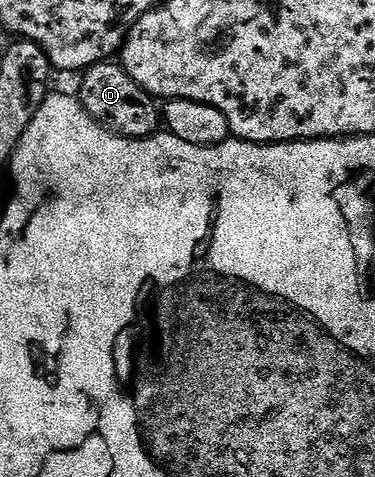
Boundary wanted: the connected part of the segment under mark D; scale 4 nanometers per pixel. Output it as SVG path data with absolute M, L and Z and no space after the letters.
M119 62L96 63L83 72L81 79L84 80L81 81L78 92L80 104L86 109L86 113L103 127L118 135L124 135L127 139L150 139L161 130L161 104L149 91L143 91L126 74Z

